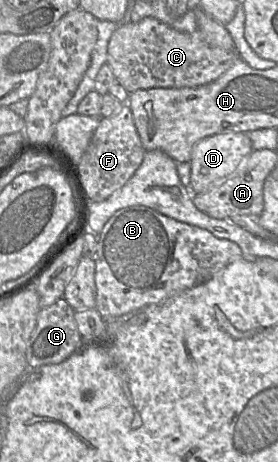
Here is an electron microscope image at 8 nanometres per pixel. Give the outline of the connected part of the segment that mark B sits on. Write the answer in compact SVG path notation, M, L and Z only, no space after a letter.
M141 205L120 209L97 236L95 309L106 322L112 321L190 291L243 257L236 243L154 209Z

